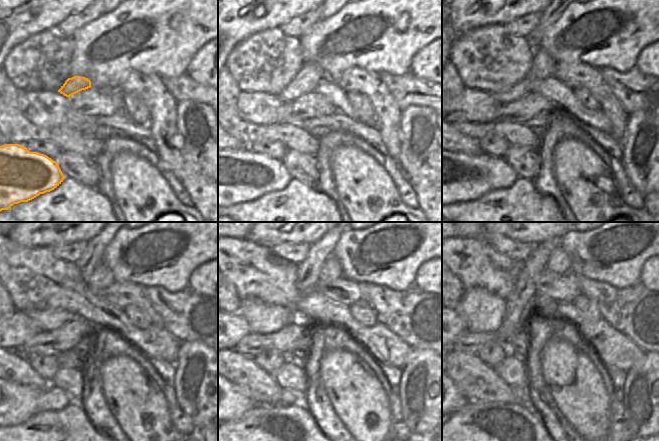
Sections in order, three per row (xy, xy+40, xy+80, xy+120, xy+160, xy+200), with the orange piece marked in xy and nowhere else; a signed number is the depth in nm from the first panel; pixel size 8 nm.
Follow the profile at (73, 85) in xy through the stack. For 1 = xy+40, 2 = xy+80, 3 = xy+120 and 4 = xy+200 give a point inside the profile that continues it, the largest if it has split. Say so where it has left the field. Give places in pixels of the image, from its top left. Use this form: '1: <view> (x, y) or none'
1: xy+40 (300, 85)
2: xy+80 (525, 86)
3: xy+120 (48, 320)
4: xy+200 (482, 311)

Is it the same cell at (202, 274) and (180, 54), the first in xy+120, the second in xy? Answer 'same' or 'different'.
different

